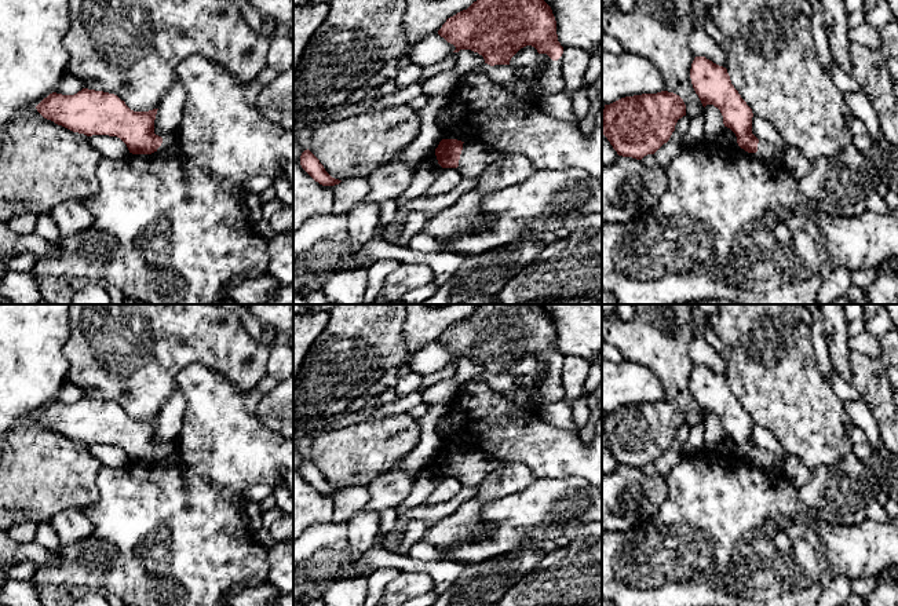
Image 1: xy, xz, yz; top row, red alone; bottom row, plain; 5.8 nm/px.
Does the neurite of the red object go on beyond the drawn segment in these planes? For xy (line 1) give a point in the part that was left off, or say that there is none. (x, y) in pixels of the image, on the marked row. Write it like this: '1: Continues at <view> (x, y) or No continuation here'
1: Continues at xy (170, 148)

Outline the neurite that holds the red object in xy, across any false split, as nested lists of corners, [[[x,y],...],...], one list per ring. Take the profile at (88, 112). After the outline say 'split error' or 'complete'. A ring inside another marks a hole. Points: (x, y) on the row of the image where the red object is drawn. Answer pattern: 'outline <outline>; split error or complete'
outline [[[83,88],[74,95],[52,92],[37,106],[37,112],[73,132],[120,138],[132,154],[175,157],[179,154],[179,135],[161,138],[154,134],[158,109],[134,112],[117,95]]]; split error

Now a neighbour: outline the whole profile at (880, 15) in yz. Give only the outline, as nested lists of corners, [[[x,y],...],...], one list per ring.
[[[883,0],[877,3],[869,14],[866,14],[866,22],[879,29],[888,23],[897,22],[897,19],[888,8],[887,1]]]

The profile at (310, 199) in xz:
[[[293,140],[293,234],[314,215],[331,213],[333,194],[315,182],[300,165],[304,149]]]

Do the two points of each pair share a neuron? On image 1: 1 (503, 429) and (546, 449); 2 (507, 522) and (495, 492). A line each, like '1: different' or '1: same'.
1: same
2: different

